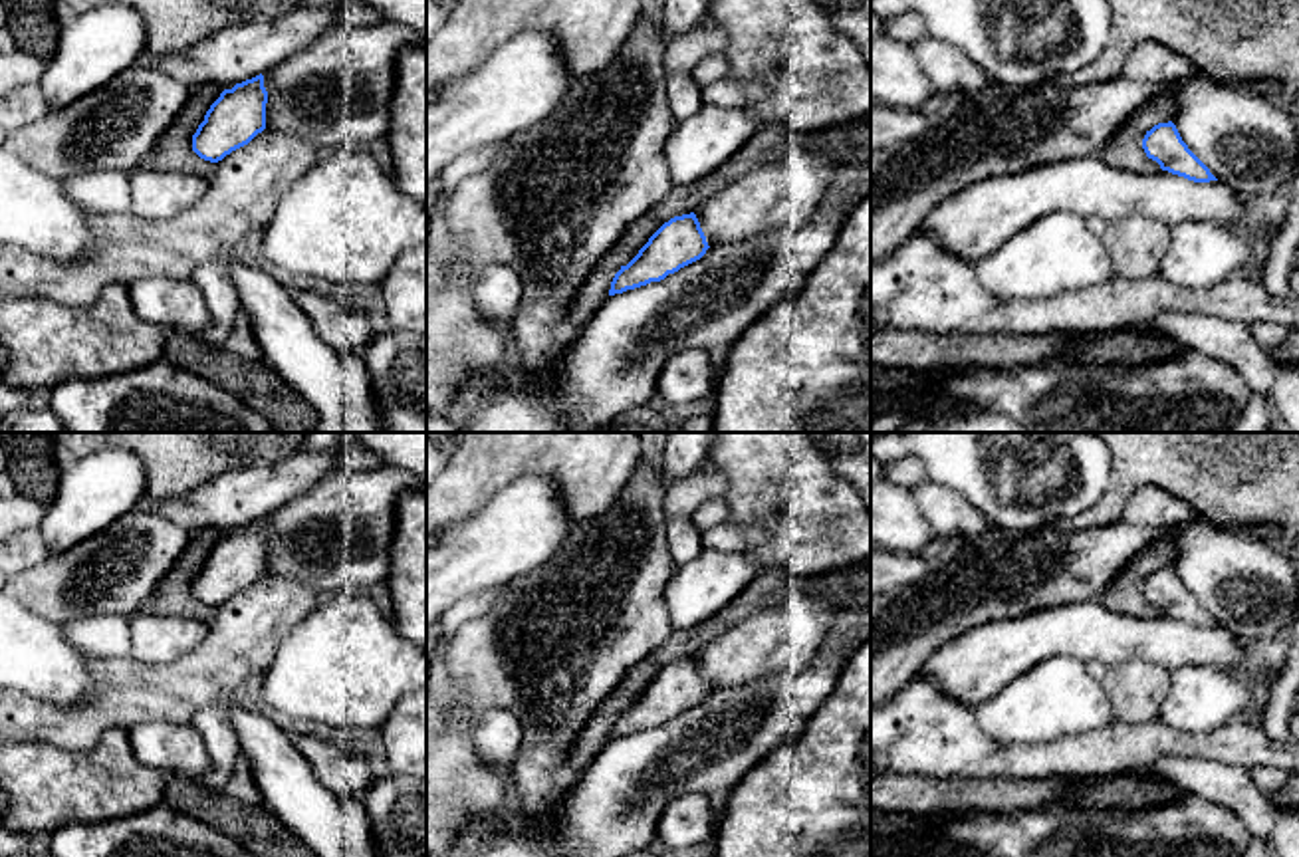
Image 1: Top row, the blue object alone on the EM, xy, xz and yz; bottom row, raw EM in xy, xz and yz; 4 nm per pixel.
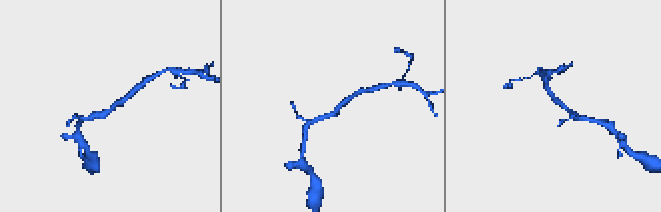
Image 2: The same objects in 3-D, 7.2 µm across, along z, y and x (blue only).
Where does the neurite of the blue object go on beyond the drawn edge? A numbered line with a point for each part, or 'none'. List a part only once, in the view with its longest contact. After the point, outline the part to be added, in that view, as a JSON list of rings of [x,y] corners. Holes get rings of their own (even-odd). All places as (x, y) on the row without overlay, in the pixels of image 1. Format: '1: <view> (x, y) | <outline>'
none

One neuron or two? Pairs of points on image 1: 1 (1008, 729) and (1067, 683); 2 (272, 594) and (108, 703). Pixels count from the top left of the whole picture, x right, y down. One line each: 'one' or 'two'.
1: one
2: one

